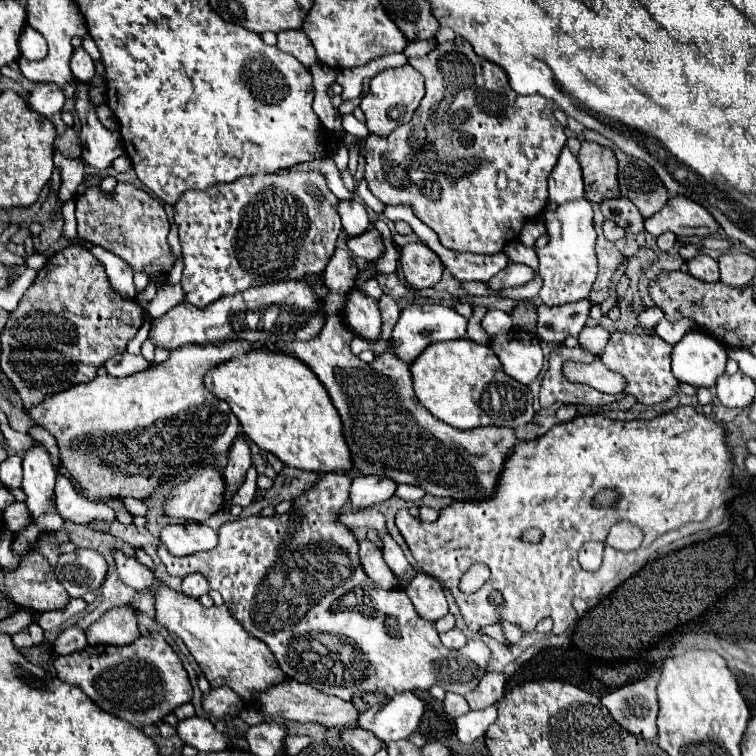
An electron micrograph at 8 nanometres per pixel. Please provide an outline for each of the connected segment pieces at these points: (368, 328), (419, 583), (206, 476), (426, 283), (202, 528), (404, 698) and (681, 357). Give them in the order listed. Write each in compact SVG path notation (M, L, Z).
M350 289L348 299L342 307L344 325L358 337L376 343L382 333L382 315L378 309L378 299L370 297L362 289Z
M418 573L414 581L410 583L410 589L406 589L410 601L416 607L416 613L426 621L438 621L448 613L448 601L434 577Z
M212 467L200 469L190 481L180 483L164 511L186 521L204 521L222 507L222 473Z
M410 243L402 247L400 269L404 279L416 289L434 287L444 271L438 255L424 243Z
M198 523L166 525L160 533L160 541L172 555L192 555L213 549L218 543L218 534L212 528Z
M400 693L388 703L374 705L360 713L358 727L372 733L382 743L400 741L418 729L424 709L424 701L420 701L414 693Z
M698 331L686 333L672 351L674 377L680 383L688 383L692 387L714 387L716 379L724 373L726 361L728 361L728 355L724 347L718 345L712 337L706 337L706 333L698 333Z

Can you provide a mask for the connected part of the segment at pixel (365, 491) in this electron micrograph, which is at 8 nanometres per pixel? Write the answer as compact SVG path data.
M356 475L350 487L350 505L356 509L364 509L364 507L382 503L394 495L394 489L396 489L396 483L386 477Z

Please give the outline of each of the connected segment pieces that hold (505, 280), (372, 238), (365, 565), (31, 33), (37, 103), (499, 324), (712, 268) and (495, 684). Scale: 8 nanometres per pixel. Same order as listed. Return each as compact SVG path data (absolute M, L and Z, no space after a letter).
M508 263L506 269L502 269L492 281L490 287L492 289L506 289L506 287L518 287L518 285L526 285L528 281L532 281L536 277L536 271L528 265L522 263Z
M368 229L362 235L356 237L348 237L346 245L350 249L352 255L362 257L366 261L374 261L384 253L384 245L382 245L382 237L376 229Z
M368 539L360 541L360 563L364 573L382 589L396 589L398 587L398 579L394 577L394 573L384 565L382 561L382 551L378 545L370 543Z
M26 25L26 29L22 31L22 37L20 37L20 53L30 61L40 61L46 57L47 51L46 39L42 35L38 35L36 29Z
M38 85L32 93L30 93L30 99L28 99L28 105L30 109L38 111L40 115L44 117L50 117L54 113L60 113L62 107L64 107L64 93L62 89L58 89L56 85Z
M488 311L486 317L482 319L482 329L494 337L494 335L504 335L508 333L512 327L512 319L508 313L504 311Z
M698 253L694 259L688 261L688 273L692 277L698 277L700 281L710 281L710 283L720 279L720 275L718 275L718 261L712 259L706 253Z
M486 671L476 689L468 691L464 697L470 709L484 709L488 705L496 705L504 695L504 675Z

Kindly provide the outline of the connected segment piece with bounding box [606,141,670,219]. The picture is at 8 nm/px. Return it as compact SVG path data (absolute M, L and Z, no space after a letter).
M610 141L606 143L616 151L618 157L618 181L622 197L628 197L640 209L644 219L662 211L670 195L660 177L654 173L654 169L642 159L622 153Z

